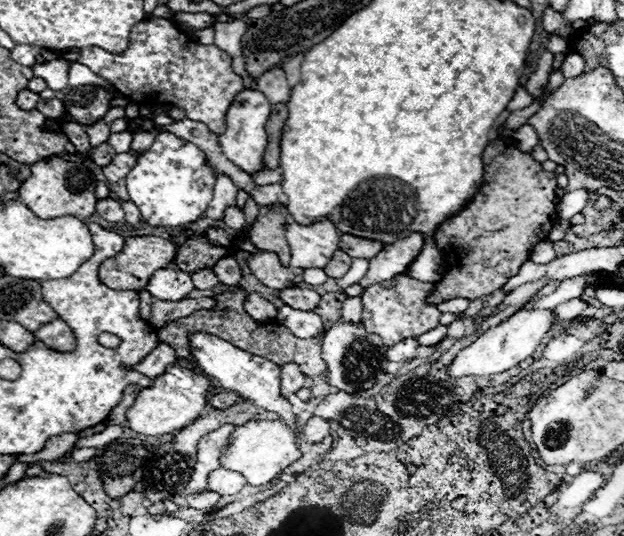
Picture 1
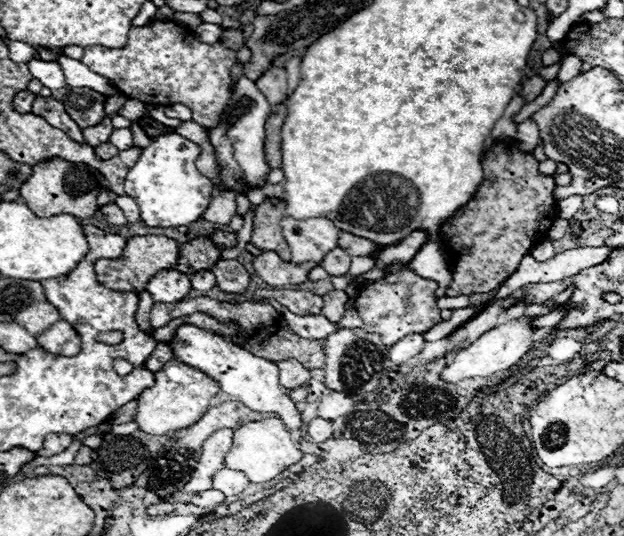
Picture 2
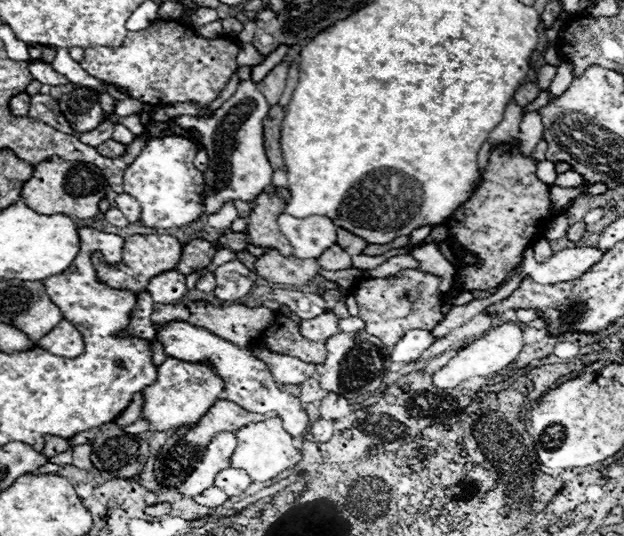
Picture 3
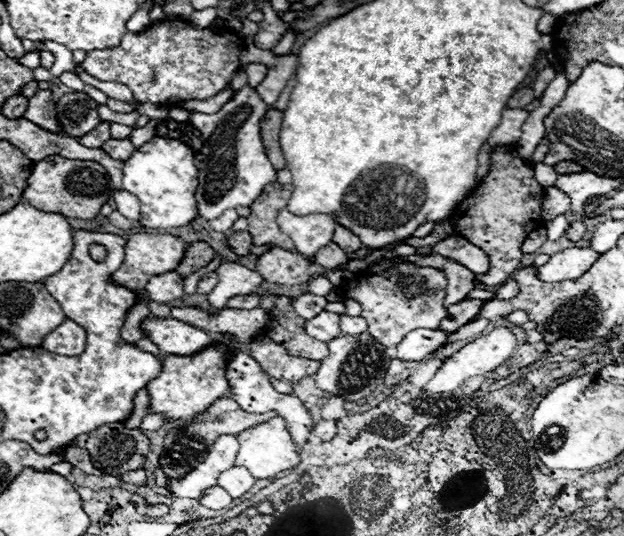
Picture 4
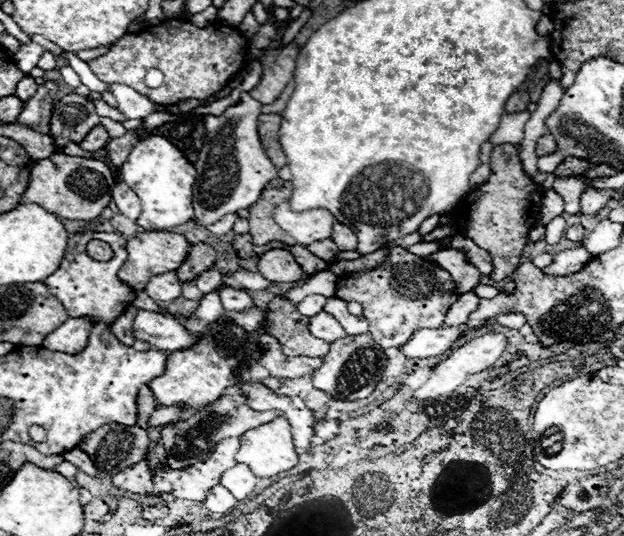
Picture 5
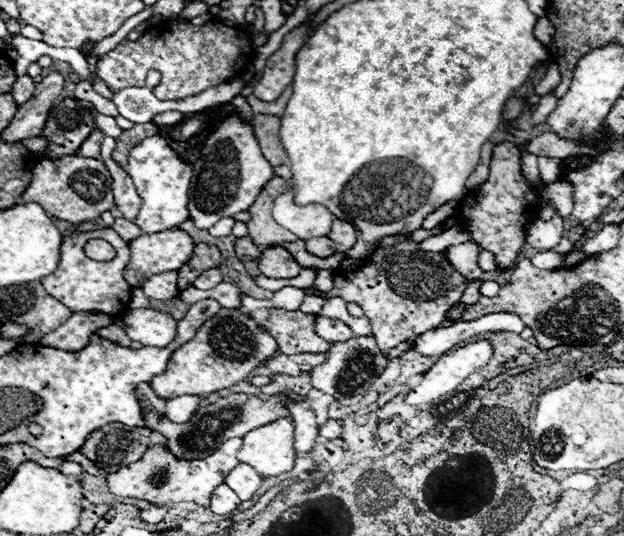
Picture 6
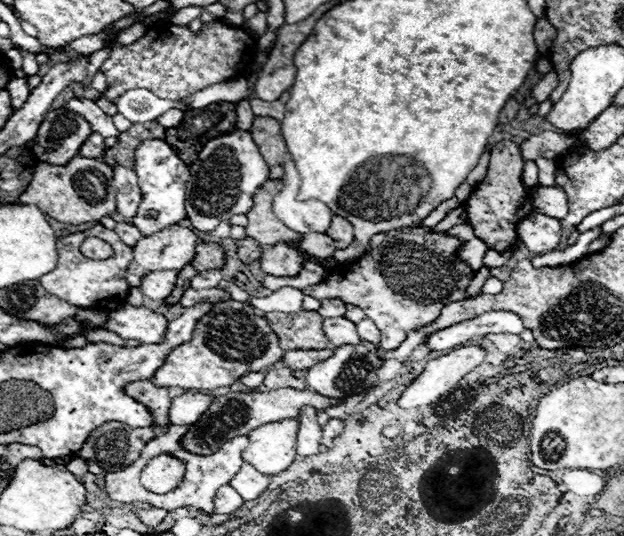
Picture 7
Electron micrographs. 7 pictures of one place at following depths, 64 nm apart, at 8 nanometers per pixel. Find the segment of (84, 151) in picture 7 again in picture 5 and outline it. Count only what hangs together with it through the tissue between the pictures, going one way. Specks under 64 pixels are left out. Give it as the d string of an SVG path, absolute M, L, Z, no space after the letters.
M98 124L98 126L92 128L92 132L88 132L88 136L80 142L80 148L84 148L86 152L96 152L96 150L104 148L104 144L106 144L108 138L110 138L110 136L108 136L106 128Z

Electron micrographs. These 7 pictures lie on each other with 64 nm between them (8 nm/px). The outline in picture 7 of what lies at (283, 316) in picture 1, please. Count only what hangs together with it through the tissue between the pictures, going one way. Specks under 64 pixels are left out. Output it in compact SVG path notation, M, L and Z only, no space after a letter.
M326 318L322 322L322 330L326 334L326 338L330 340L330 344L334 346L342 346L342 344L360 344L360 336L356 332L354 322L350 322L348 318Z

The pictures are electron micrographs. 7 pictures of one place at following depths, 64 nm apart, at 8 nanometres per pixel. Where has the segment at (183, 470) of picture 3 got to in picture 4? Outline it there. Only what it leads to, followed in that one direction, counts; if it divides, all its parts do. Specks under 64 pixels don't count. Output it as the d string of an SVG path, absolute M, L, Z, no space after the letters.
M220 398L220 400L216 400L216 404L212 404L212 408L208 408L208 412L202 412L190 424L178 426L178 428L168 432L168 436L164 440L164 450L162 450L160 460L158 460L160 470L164 472L166 478L186 476L192 468L196 468L198 462L202 462L204 454L208 452L208 448L214 444L214 440L218 436L222 436L222 434L234 434L234 436L238 436L242 430L252 428L256 424L262 424L262 422L266 422L266 420L270 420L270 418L275 416L277 416L275 411L264 414L244 412L232 398Z

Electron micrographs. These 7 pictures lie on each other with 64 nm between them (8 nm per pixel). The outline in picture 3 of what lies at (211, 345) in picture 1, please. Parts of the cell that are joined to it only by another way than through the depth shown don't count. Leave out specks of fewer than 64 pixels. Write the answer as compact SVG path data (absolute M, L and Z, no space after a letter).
M168 322L164 326L158 328L158 342L164 346L164 352L172 358L184 360L184 362L206 362L212 366L212 370L224 380L224 392L226 398L240 404L244 410L248 412L258 412L258 414L266 414L276 410L278 416L284 420L284 428L294 436L304 436L308 432L310 420L306 416L306 412L302 410L302 404L298 398L284 394L280 390L280 386L276 384L270 368L256 358L250 348L240 348L212 332L208 332L206 328L196 328L192 324L184 324L184 322Z

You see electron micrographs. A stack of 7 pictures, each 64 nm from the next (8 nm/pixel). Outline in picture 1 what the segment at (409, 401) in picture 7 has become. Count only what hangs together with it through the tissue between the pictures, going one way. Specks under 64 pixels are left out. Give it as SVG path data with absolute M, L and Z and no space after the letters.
M524 308L512 314L508 320L500 322L498 326L482 332L468 348L460 350L454 358L454 362L448 366L448 374L454 378L460 376L492 376L498 372L506 372L514 366L518 366L522 360L532 356L532 352L540 346L540 340L554 324L554 310L542 310L542 308Z

